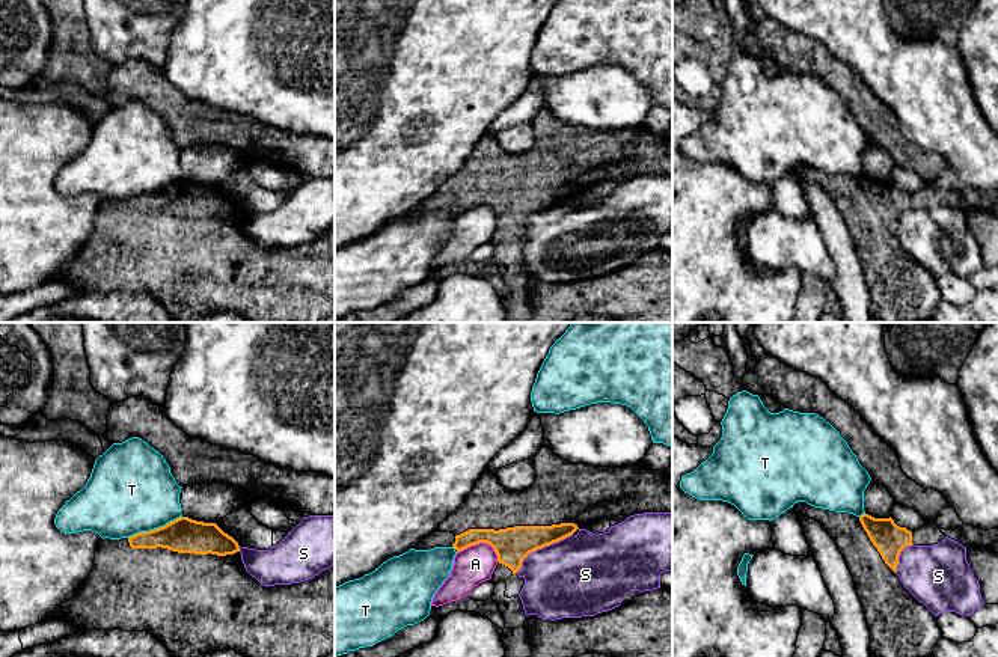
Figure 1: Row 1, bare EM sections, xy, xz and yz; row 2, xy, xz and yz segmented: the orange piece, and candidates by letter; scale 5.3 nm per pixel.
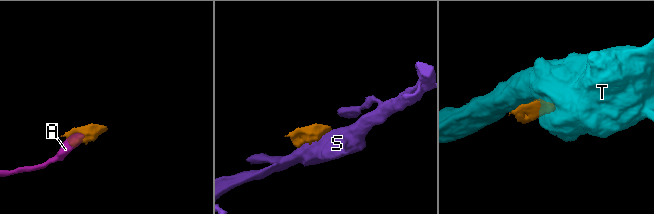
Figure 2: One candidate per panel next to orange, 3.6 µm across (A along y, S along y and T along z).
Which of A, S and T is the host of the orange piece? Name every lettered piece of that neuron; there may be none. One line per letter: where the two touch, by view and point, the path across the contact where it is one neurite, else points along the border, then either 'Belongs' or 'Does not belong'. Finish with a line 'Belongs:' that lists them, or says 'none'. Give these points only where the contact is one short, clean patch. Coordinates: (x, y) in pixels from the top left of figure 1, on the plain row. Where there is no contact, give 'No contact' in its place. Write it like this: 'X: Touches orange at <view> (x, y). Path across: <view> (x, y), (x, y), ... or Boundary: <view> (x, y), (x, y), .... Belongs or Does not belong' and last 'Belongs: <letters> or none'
A: Touches orange at xz (481, 204). Boundary: xz (457, 216), (471, 208), (487, 205), (498, 223). Does not belong
S: Touches orange at xz (540, 210). Does not belong
T: Touches orange at xy (154, 192). Boundary: xy (181, 178), (162, 189), (136, 195), (128, 201). Does not belong
Belongs: none

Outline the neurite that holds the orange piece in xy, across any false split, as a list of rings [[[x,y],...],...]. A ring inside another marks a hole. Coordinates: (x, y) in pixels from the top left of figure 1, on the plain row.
[[[179,179],[163,190],[140,194],[130,200],[104,200],[95,215],[92,234],[75,252],[74,258],[57,270],[54,279],[63,280],[81,292],[148,294],[163,304],[175,322],[199,322],[199,318],[205,313],[223,312],[235,312],[250,322],[321,322],[326,316],[335,313],[335,226],[314,241],[300,246],[264,249],[246,234],[240,208],[232,199],[225,196],[216,185]]]

